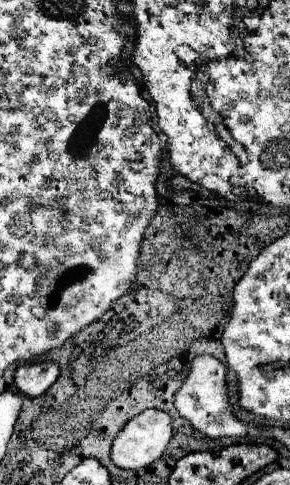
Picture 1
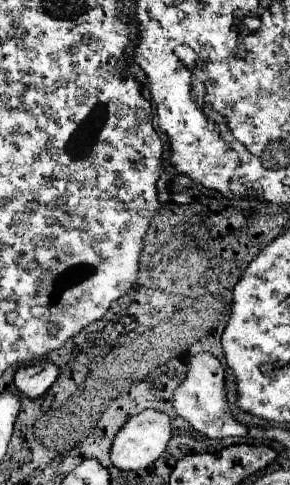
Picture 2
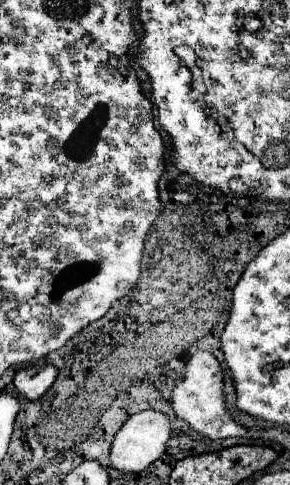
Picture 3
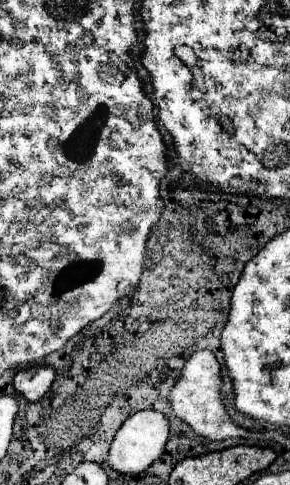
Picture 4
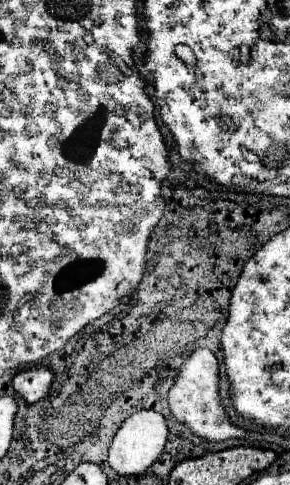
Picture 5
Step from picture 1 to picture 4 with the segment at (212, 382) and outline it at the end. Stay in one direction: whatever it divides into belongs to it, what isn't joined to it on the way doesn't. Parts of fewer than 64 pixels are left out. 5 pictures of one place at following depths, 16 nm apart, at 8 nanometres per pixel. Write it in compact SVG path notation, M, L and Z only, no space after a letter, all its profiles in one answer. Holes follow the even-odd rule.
M198 350L196 354L188 358L178 384L170 392L170 406L178 420L184 420L196 434L204 438L226 440L226 438L236 438L236 436L242 436L242 438L248 436L244 428L232 424L232 418L224 408L220 364L210 350Z

